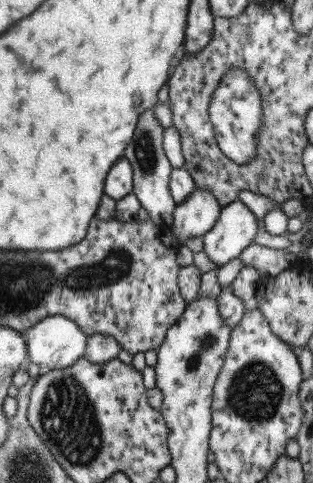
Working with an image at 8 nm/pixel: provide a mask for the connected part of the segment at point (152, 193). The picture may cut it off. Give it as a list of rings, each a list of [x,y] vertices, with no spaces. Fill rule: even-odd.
[[[152,109],[145,110],[137,118],[131,140],[127,143],[122,156],[129,161],[132,171],[132,193],[141,203],[141,208],[147,211],[148,218],[153,223],[168,227],[172,222],[172,214],[176,204],[168,190],[168,181],[172,168],[167,157],[165,157],[165,153],[163,153],[163,147],[161,147],[163,130],[161,124],[155,119]]]

